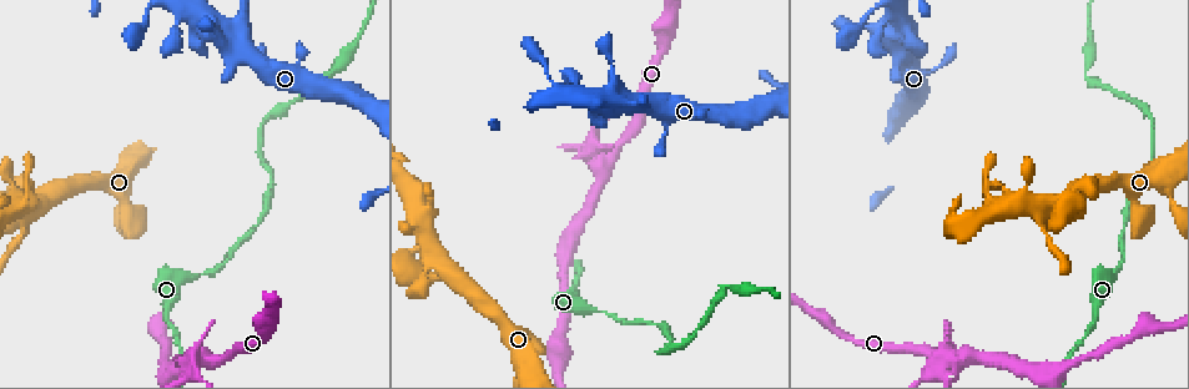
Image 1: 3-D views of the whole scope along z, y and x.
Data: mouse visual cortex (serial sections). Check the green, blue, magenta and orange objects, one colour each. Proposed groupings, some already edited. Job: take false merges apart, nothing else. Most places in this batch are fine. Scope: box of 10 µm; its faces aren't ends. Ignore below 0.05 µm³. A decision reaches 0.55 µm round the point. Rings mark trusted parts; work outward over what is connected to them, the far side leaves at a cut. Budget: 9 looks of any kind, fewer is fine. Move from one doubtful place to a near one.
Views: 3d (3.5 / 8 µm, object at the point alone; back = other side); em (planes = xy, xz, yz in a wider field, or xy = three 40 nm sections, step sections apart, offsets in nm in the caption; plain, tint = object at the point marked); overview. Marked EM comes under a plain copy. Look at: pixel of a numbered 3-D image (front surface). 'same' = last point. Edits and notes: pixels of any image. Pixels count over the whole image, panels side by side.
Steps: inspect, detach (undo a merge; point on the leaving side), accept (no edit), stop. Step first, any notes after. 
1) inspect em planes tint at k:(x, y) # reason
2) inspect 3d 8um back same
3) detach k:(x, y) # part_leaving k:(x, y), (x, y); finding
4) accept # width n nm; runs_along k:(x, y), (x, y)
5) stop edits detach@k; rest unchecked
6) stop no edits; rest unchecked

inspect 3d 3.5um at 1:(204, 272) # sudden change in width

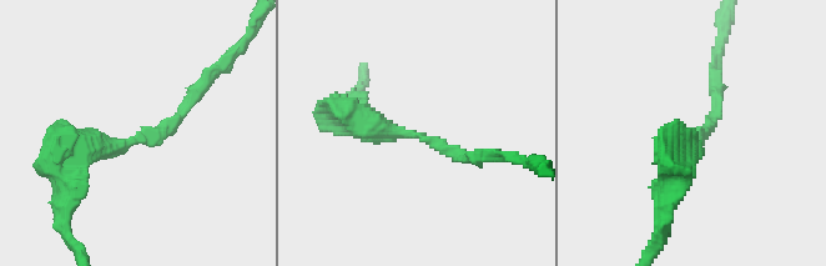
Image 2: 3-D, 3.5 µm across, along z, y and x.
inspect em xy step 2 tint at 2:(134, 138)

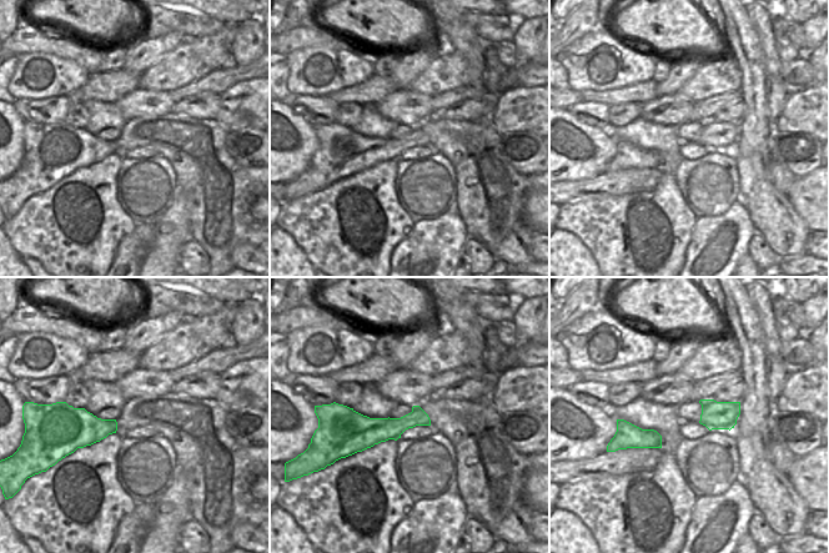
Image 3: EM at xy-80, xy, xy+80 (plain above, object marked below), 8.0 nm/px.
accept # width 190 nm; runs_along 2:(63, 170), (154, 136), (196, 94); all the same cell

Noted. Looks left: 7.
inspect 3d 8um at 1:(608, 159) # abrupt turn

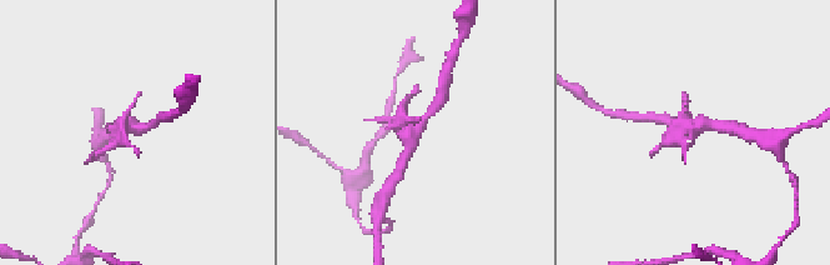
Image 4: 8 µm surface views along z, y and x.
inspect em xy step 3 tint same

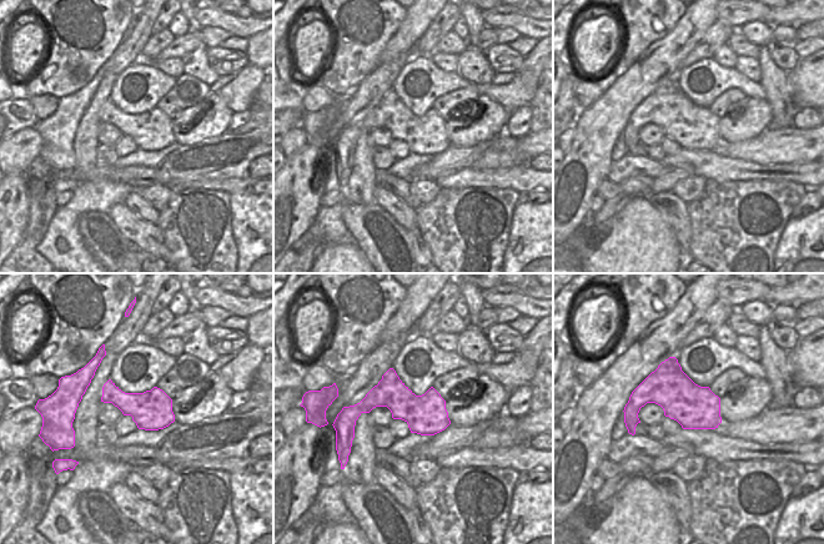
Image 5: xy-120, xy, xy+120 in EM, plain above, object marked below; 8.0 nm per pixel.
detach 4:(669, 134) # width 320 nm; part_leaving 4:(685, 123), (668, 143), (650, 151); a second cell is stuck on

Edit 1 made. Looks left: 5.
inspect overview

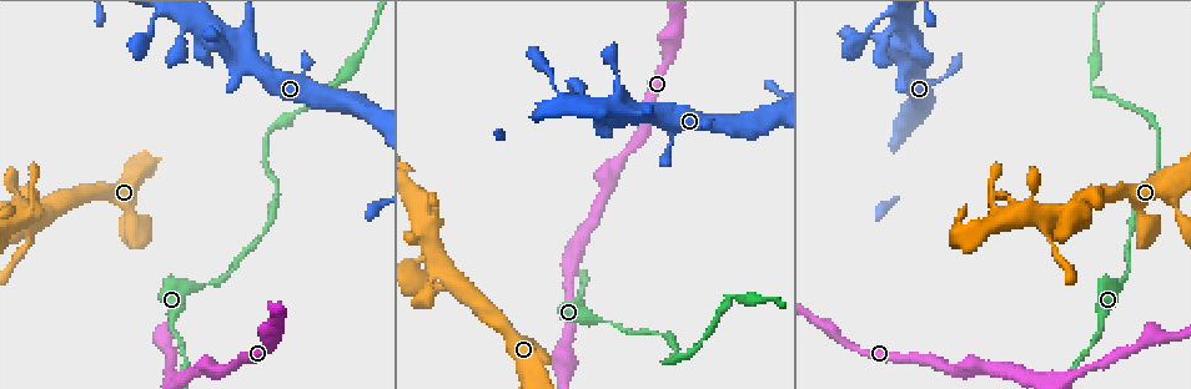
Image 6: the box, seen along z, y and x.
inspect 3d 3.5um at 6:(617, 72) # narrows sharply

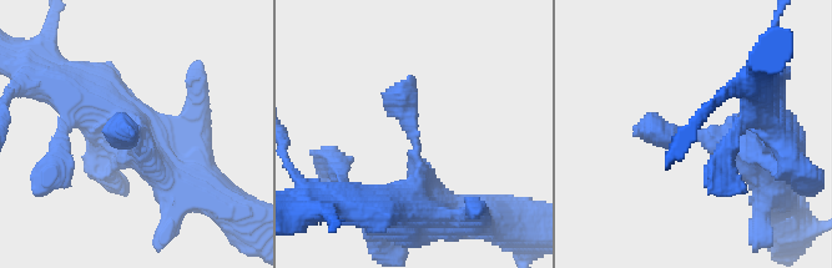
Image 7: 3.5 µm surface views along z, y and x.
inspect em xy step 3 tint at 7:(414, 139) # now the EM

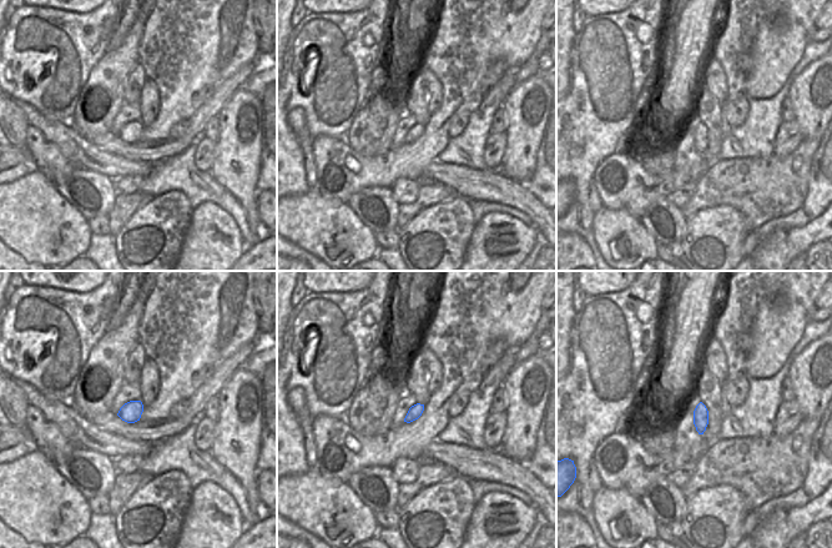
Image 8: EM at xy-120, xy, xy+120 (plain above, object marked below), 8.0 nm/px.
inspect em xy step 1 tint same

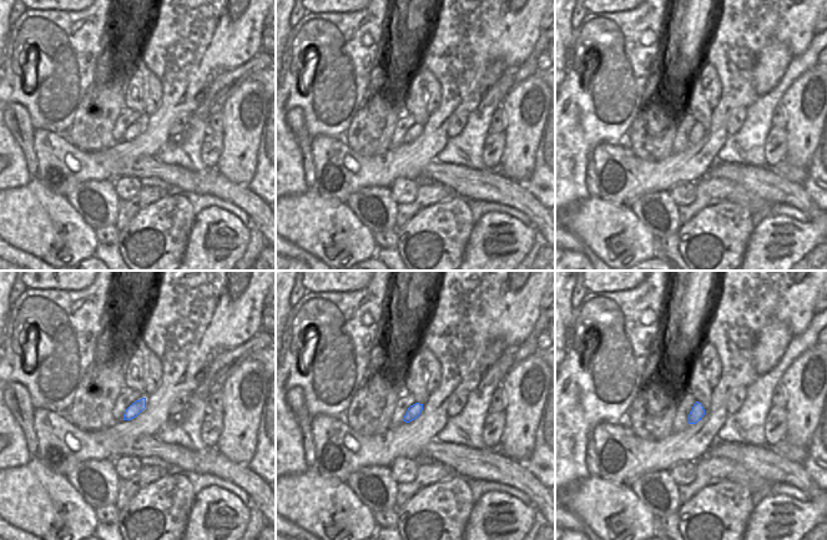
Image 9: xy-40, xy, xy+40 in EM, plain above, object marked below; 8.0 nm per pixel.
accept # runs_along 7:(772, 155), (635, 135); continuous, no second cell

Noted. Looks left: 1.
stop edits detach@4; rest unchecked

